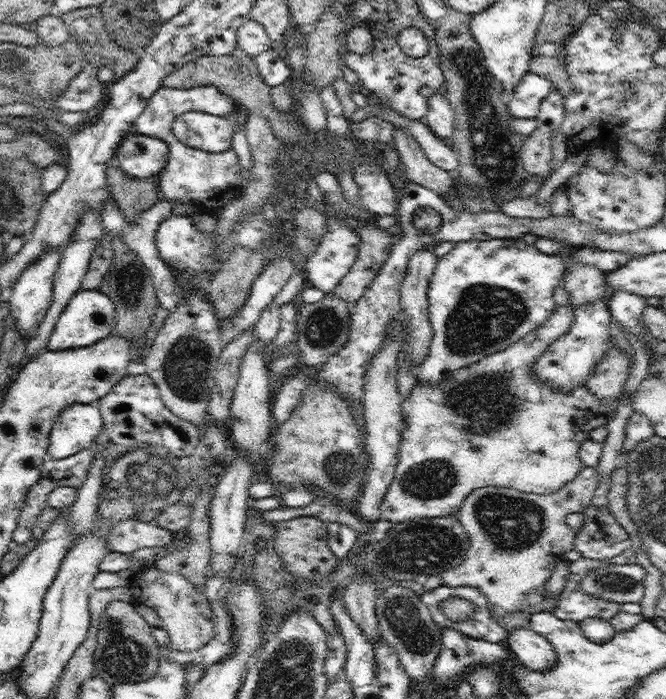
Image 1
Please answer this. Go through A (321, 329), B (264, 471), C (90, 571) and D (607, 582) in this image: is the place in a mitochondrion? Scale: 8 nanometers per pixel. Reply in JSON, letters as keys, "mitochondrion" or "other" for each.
{"A":"mitochondrion","B":"other","C":"other","D":"mitochondrion"}

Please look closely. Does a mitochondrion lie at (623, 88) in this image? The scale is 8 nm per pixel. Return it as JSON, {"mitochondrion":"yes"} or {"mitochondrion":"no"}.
{"mitochondrion":"yes"}

